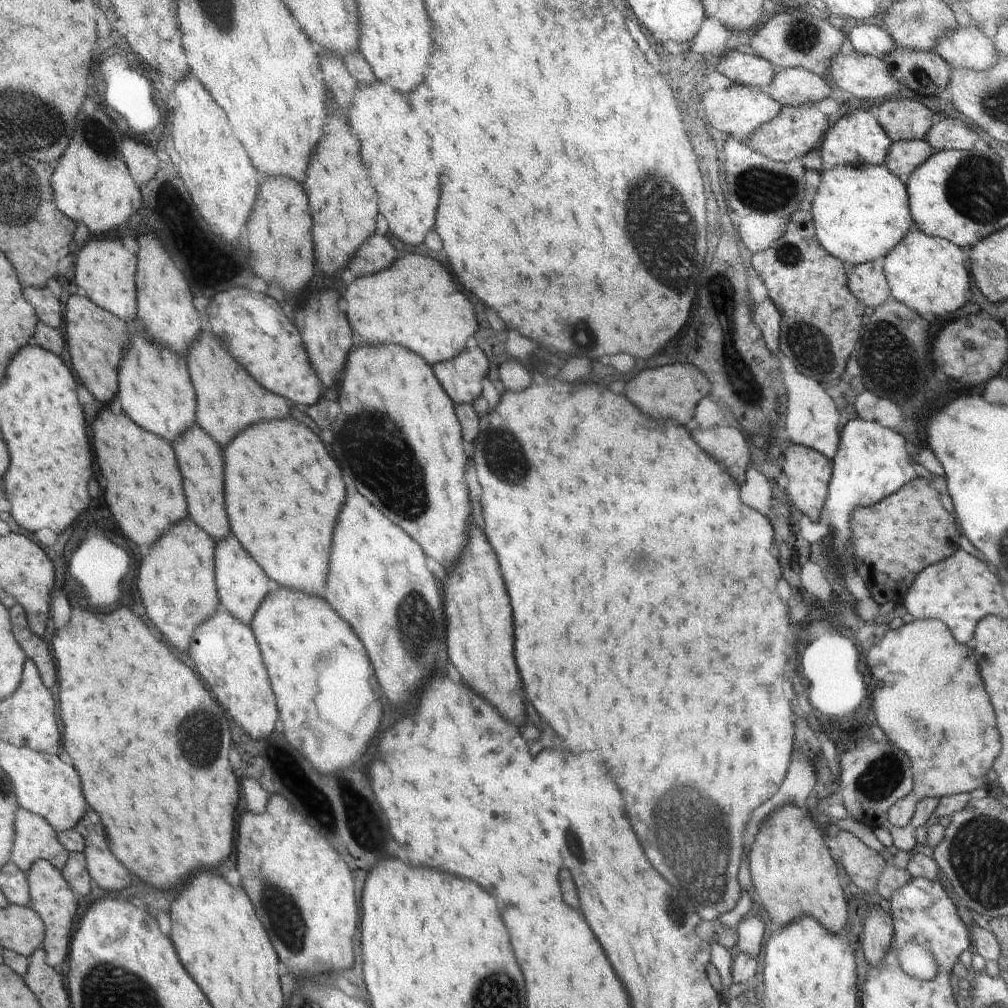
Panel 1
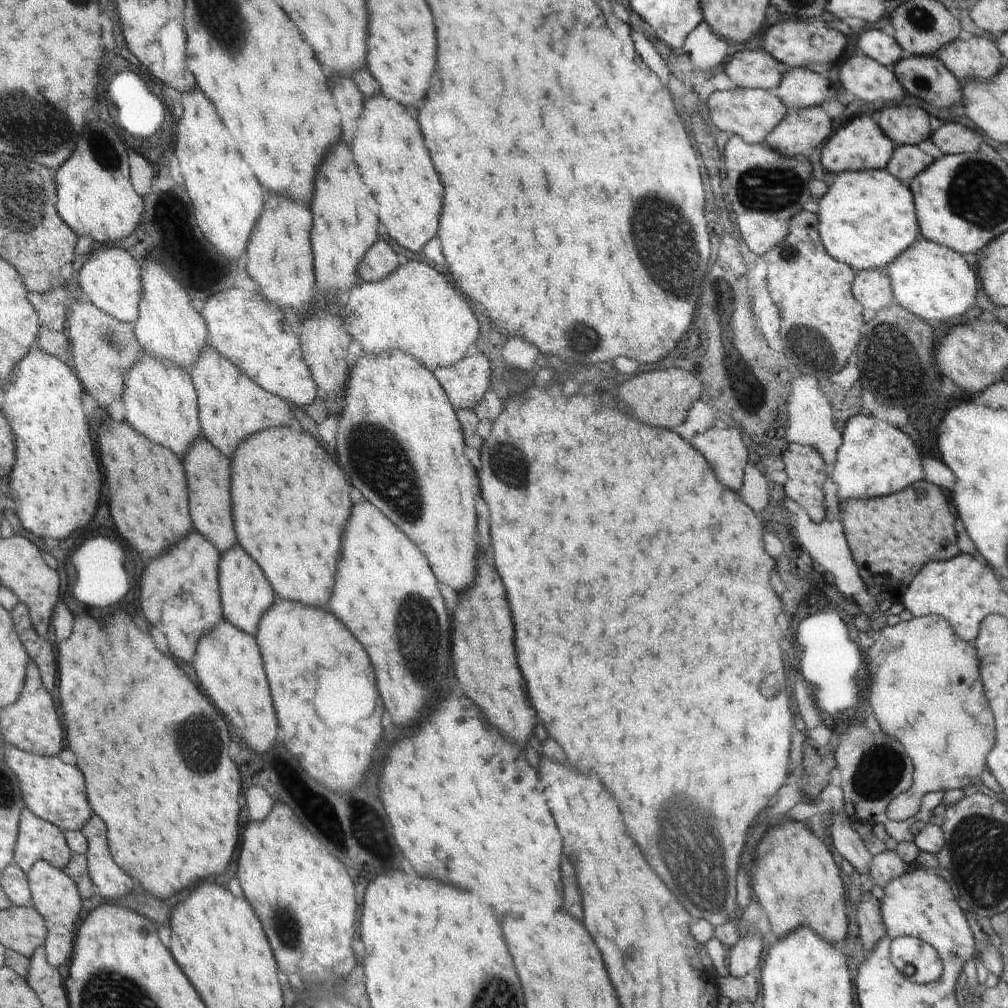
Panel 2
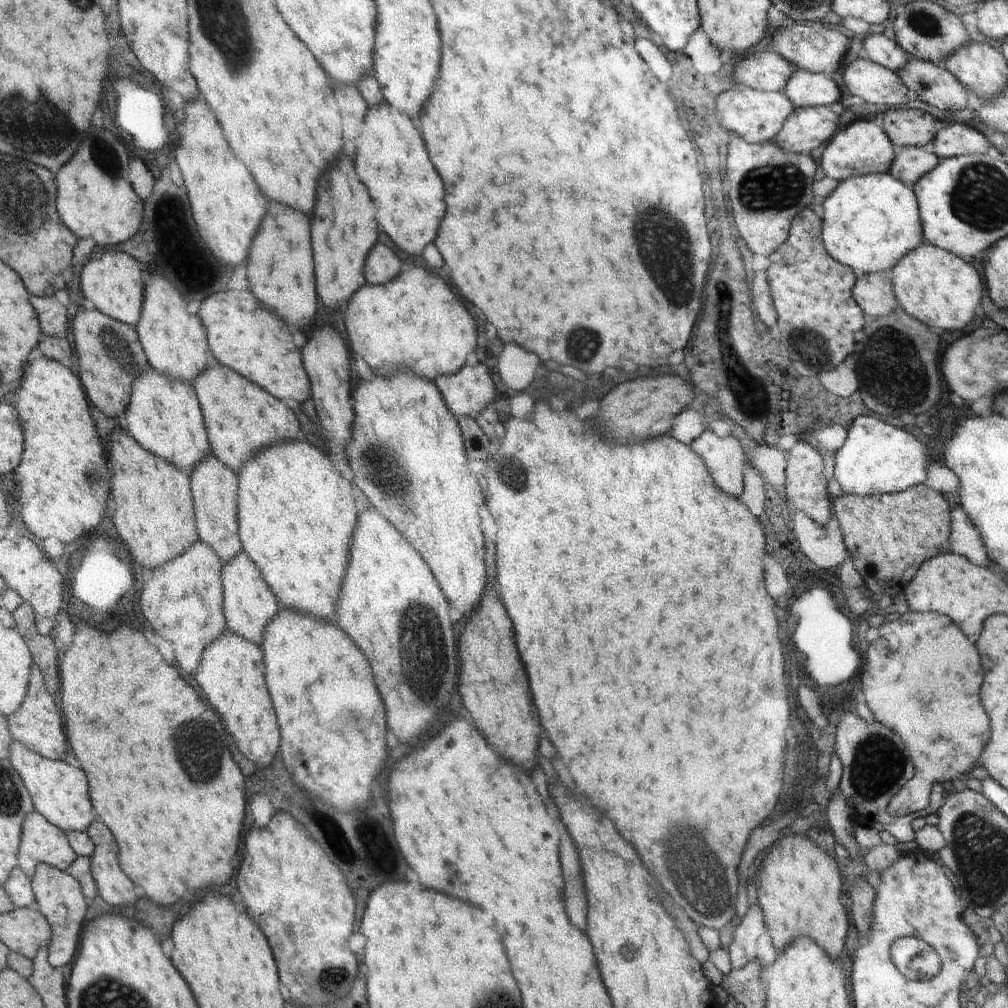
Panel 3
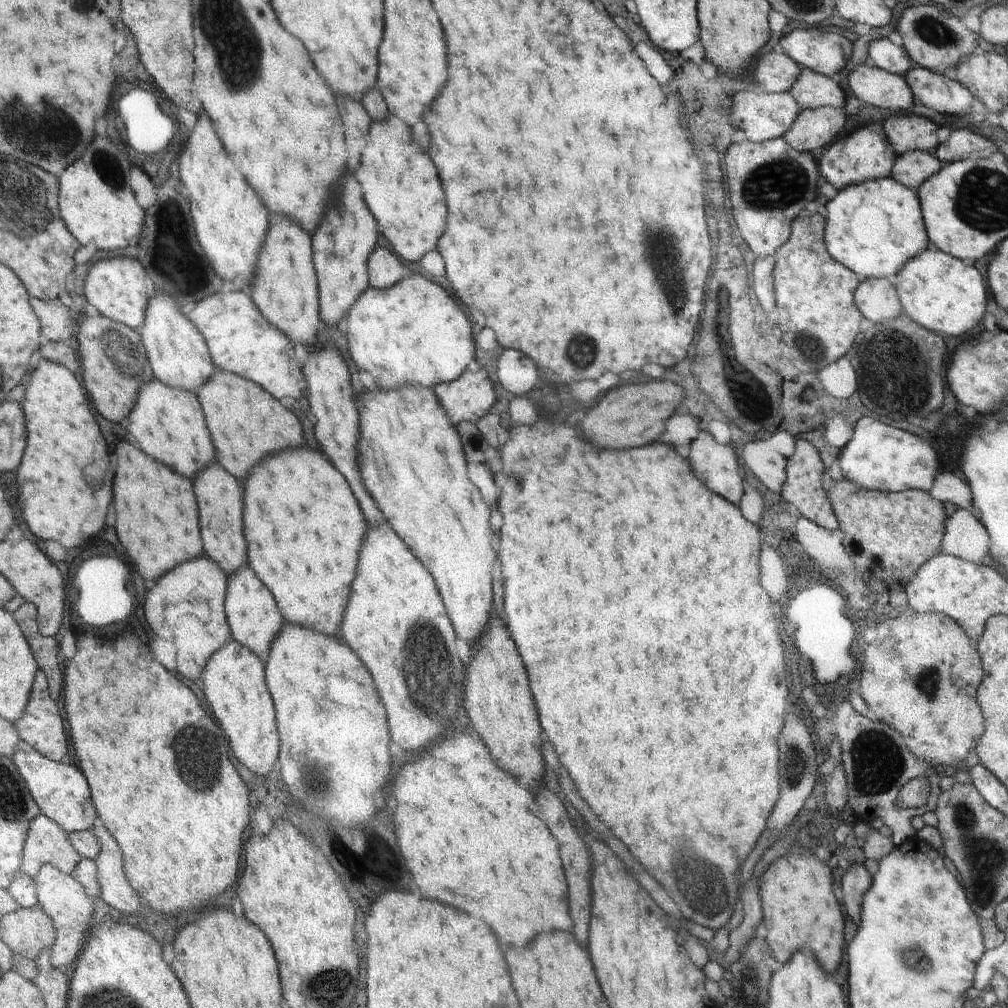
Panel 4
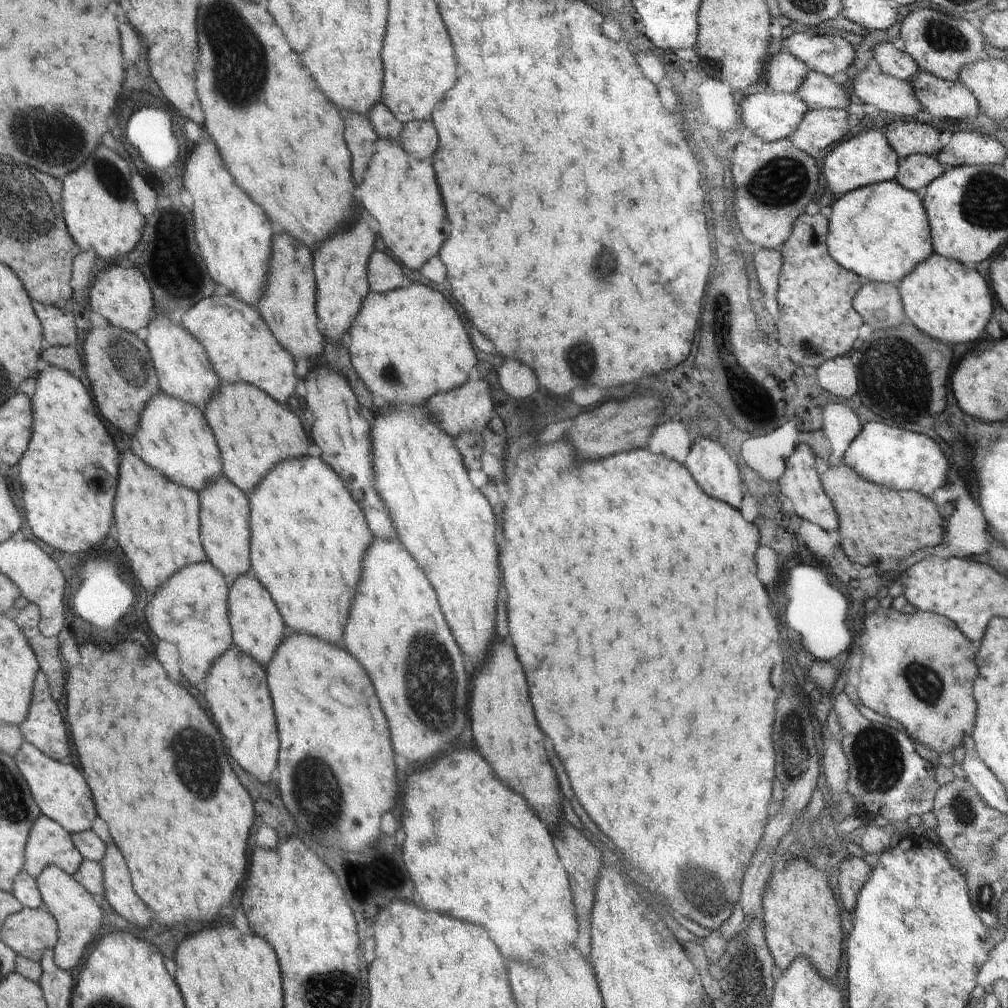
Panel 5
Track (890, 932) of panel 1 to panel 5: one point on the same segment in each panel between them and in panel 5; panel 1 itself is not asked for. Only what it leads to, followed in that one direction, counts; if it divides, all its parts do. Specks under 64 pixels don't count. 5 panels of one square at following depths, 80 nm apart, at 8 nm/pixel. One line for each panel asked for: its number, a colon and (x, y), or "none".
2: (868, 916)
3: (862, 895)
4: (855, 883)
5: (854, 872)

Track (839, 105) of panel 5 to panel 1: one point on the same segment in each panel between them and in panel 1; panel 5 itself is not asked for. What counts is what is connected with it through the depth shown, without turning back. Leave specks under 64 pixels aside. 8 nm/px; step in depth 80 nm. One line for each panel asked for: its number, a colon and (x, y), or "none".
1: (793, 86)
2: (800, 88)
3: (805, 89)
4: (812, 90)

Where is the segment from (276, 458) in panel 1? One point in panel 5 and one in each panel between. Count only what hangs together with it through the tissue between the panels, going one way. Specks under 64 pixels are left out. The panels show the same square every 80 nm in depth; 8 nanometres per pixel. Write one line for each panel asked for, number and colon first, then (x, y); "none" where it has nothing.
2: (290, 501)
3: (296, 515)
4: (309, 569)
5: (303, 499)

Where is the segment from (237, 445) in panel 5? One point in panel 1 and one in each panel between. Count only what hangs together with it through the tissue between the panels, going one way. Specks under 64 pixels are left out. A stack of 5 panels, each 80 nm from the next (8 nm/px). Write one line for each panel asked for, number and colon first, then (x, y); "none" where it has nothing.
1: (229, 399)
2: (232, 406)
3: (239, 416)
4: (246, 422)

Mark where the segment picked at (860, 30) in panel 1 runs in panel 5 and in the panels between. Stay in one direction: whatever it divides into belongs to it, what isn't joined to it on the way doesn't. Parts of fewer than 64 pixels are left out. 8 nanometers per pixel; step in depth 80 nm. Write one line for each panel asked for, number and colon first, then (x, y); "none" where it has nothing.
2: (872, 42)
3: (877, 47)
4: (886, 55)
5: (892, 61)

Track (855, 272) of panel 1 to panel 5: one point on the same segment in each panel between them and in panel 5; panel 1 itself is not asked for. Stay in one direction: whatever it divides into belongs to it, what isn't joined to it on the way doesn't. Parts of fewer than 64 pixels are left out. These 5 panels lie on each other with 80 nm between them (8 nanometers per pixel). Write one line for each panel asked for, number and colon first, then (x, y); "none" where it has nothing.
2: (872, 287)
3: (873, 292)
4: (876, 297)
5: (880, 304)

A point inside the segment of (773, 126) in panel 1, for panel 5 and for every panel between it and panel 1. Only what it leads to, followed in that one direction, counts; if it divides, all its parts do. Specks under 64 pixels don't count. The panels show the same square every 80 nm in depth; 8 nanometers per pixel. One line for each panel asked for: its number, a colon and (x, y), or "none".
2: (802, 129)
3: (807, 126)
4: (814, 128)
5: (820, 128)

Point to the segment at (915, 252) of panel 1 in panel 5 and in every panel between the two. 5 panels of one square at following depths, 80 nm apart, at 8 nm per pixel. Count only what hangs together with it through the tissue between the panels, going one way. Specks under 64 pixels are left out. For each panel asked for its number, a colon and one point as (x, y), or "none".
2: (933, 281)
3: (935, 286)
4: (938, 291)
5: (944, 299)

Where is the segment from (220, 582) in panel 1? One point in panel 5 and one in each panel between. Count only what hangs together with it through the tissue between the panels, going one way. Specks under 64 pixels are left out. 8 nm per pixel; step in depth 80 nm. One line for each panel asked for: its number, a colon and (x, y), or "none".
2: (246, 594)
3: (250, 604)
4: (254, 616)
5: (258, 627)

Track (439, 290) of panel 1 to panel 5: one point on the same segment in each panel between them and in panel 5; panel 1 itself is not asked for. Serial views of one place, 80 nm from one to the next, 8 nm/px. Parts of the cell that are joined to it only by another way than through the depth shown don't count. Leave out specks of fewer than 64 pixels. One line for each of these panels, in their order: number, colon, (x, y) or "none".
2: (415, 310)
3: (415, 321)
4: (413, 333)
5: (423, 350)

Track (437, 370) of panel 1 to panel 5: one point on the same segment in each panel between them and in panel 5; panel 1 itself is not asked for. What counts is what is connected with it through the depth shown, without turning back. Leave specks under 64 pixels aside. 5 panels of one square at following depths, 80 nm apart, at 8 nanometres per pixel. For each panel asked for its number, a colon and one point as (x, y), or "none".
2: (465, 384)
3: (467, 392)
4: (468, 398)
5: (468, 407)

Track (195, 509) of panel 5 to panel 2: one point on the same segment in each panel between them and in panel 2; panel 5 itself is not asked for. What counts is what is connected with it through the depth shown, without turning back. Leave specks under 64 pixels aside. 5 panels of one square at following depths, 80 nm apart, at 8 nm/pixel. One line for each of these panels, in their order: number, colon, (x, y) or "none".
2: (147, 473)
3: (154, 500)
4: (164, 531)

